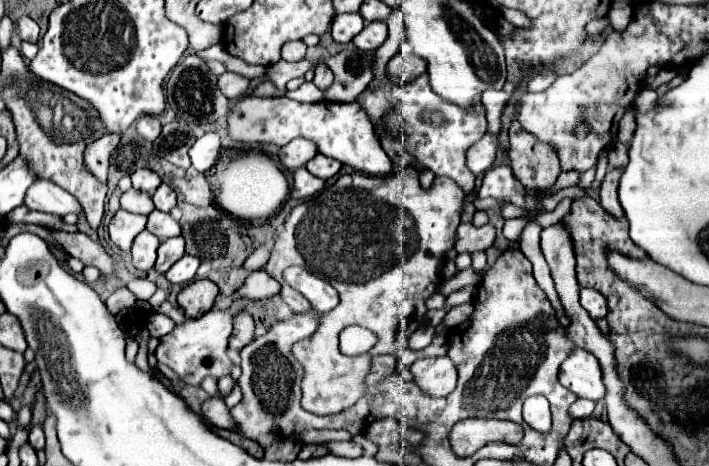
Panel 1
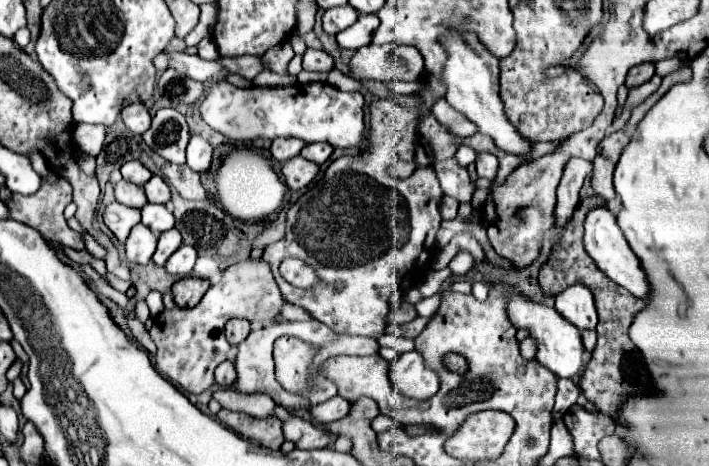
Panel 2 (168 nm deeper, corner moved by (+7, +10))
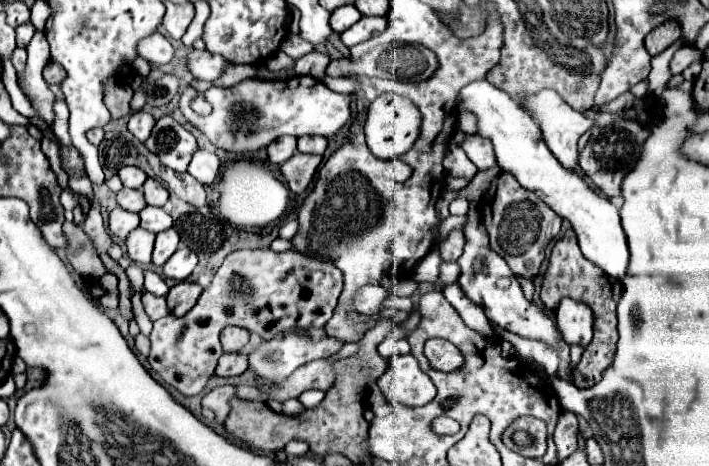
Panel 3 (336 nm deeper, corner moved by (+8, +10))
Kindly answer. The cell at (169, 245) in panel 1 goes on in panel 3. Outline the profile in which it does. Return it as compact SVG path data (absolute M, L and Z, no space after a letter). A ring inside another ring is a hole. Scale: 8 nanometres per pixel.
M175 229L161 231L155 239L155 249L153 249L153 263L163 265L179 247L179 233Z

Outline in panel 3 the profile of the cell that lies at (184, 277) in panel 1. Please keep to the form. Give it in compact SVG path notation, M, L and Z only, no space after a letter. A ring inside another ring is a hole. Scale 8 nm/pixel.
M179 247L163 265L163 273L175 281L185 281L197 265L197 255L189 247Z

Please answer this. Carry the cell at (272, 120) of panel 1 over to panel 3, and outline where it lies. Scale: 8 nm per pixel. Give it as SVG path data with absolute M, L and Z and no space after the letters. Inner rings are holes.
M295 75L291 79L275 79L275 81L245 79L229 89L211 87L203 93L199 93L193 87L187 87L181 95L179 109L191 125L201 129L211 139L211 143L215 143L225 151L243 153L267 147L269 143L273 143L277 137L283 135L293 137L335 135L351 119L351 97L331 91L325 83L321 83L315 77ZM199 95L205 97L205 101L209 101L213 107L211 115L207 117L197 115L189 107L189 103Z

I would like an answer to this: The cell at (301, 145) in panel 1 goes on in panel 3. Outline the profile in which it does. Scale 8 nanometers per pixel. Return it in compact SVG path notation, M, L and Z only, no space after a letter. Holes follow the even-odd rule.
M279 137L277 141L273 141L273 145L267 147L269 161L275 165L281 165L285 159L293 157L295 151L297 151L297 139L295 137Z

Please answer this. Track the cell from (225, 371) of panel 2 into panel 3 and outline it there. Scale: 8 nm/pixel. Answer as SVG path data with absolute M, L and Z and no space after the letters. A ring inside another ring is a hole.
M223 353L217 365L217 377L235 377L247 371L247 359L243 353Z

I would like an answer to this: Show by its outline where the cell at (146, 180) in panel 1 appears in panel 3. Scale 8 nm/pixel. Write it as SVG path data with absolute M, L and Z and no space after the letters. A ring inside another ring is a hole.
M121 167L119 169L119 179L125 187L131 187L131 189L141 189L147 175L139 169L139 167Z

